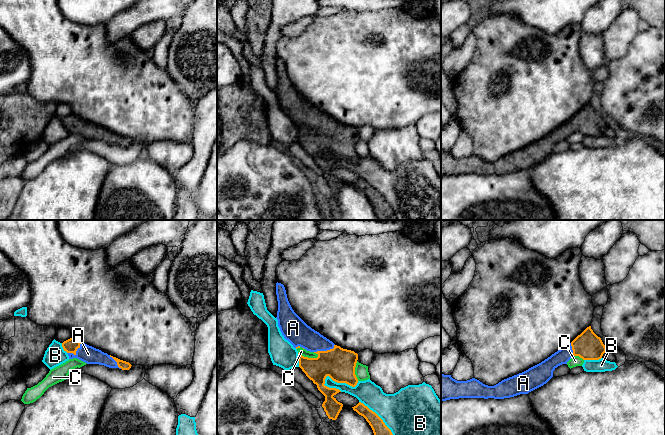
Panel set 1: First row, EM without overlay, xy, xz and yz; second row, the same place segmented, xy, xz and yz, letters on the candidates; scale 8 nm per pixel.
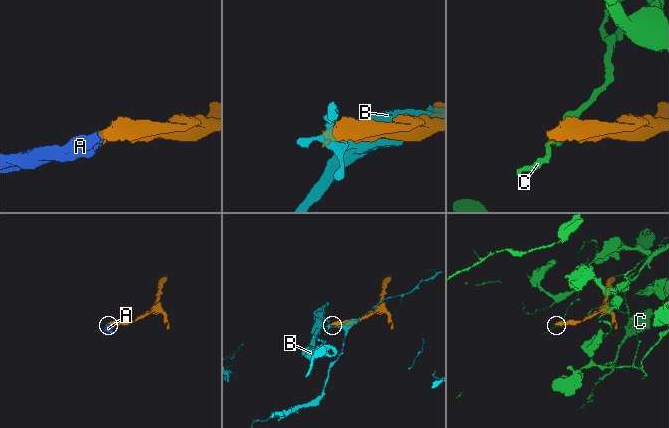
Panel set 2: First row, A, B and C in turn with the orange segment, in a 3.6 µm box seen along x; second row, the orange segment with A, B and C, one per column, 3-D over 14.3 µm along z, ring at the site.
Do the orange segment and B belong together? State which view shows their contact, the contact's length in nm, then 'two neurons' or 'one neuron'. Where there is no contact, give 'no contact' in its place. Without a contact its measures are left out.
xz | 280 nm | two neurons

